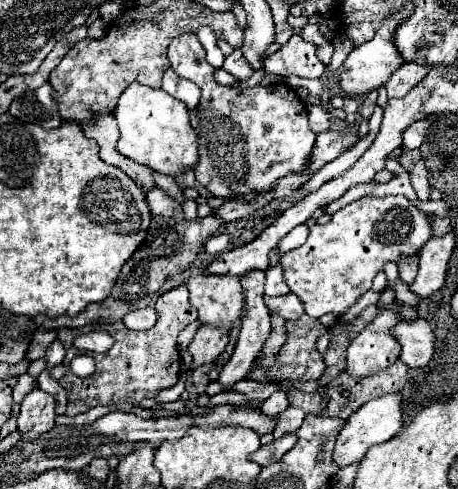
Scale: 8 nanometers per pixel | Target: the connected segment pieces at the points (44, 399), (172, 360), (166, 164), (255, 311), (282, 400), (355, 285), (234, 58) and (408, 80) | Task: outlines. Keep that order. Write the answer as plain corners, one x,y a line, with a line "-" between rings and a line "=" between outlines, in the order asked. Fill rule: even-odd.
31,390
23,402
21,402
21,414
17,420
19,432
23,434
23,440
35,440
43,432
51,430
55,426
55,396
47,394
43,390
=
185,284
171,288
169,292
161,294
155,302
155,310
159,314
157,324
147,330
147,332
131,332
123,322
117,324
107,324
105,332
113,336
115,344
111,350
103,354
93,354
95,360
95,372
87,378
75,376
69,370
69,362
83,354
83,350
77,350
73,346
73,340
79,334
87,334
89,328
83,326
79,330
69,330
69,328
59,328
57,338
63,342
67,354
63,360
63,366
67,368
65,376
59,380
59,384
67,392
67,416
75,416
81,412
87,412
89,408
95,406
109,406
117,402
129,402
129,404
139,404
145,398
155,398
161,390
167,390
175,386
181,370
181,358
179,358
179,348
177,348
177,336
179,332
193,320
197,320
197,310
189,304
189,294
=
131,82
119,96
115,118
121,130
117,150
127,158
167,176
175,176
197,164
197,136
189,124
189,110
181,100
165,94
161,88
155,90
=
253,270
253,274
241,276
241,284
243,284
243,292
245,292
245,302
247,302
249,310
247,310
247,316
245,316
245,320
241,324
241,334
239,334
237,346
235,346
231,358
227,360
227,364
219,372
217,382
221,382
223,386
231,386
231,384
235,384
235,382
245,378
245,374
249,372
253,360
257,358
257,354
261,352
265,340
269,338
271,314
269,314
269,310
265,308
265,302
263,302
263,282
265,282
265,274
261,274
261,270
=
279,390
279,392
271,394
271,396
261,404
259,410
261,410
263,414
267,414
267,416
277,416
277,414
281,414
287,406
289,406
287,396
285,396
283,390
=
365,196
335,212
327,224
311,226
307,242
281,256
285,282
311,318
321,318
327,312
339,316
371,288
373,276
387,262
399,264
403,256
415,256
429,238
429,216
405,196
=
235,48
233,54
225,56
225,62
223,62
223,70
227,70
229,74
233,74
237,80
247,80
253,70
251,70
251,64
243,58
243,52
241,48
=
403,64
393,76
389,76
385,88
387,88
387,96
395,98
395,96
403,96
407,94
413,86
419,84
421,78
425,78
425,74
429,72
427,66
417,66
417,64

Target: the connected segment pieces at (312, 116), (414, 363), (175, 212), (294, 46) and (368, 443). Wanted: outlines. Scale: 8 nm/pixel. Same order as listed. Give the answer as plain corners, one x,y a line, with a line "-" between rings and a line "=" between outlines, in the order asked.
309,106
309,124
315,134
329,130
329,114
321,106
=
421,318
415,322
401,320
393,328
393,336
401,344
399,358
411,368
429,364
429,360
435,354
435,334
433,334
429,322
425,322
=
153,188
149,190
147,194
147,202
149,202
149,208
151,208
151,214
159,214
159,216
169,216
169,218
183,218
183,210
181,210
181,204
171,198
165,190
161,188
=
293,34
287,44
279,46
277,52
267,56
263,68
269,74
295,74
301,78
321,78
325,72
325,64
317,58
317,46
305,42
299,34
=
391,392
391,394
379,396
375,400
369,400
355,414
351,414
351,418
345,422
345,426
339,432
337,442
335,442
333,460
341,468
355,464
355,462
361,462
371,446
391,440
393,436
399,434
399,430
401,430
401,394

